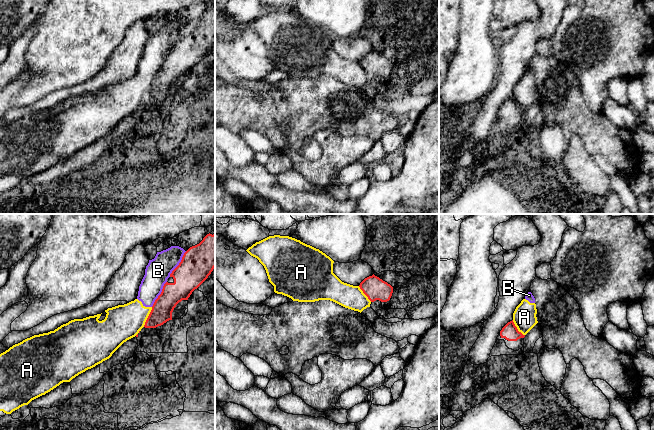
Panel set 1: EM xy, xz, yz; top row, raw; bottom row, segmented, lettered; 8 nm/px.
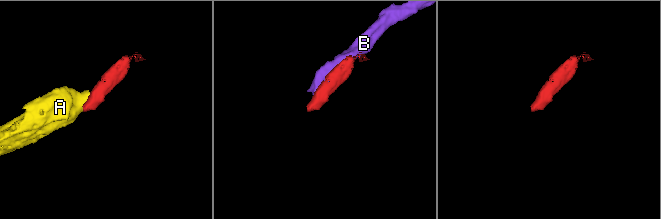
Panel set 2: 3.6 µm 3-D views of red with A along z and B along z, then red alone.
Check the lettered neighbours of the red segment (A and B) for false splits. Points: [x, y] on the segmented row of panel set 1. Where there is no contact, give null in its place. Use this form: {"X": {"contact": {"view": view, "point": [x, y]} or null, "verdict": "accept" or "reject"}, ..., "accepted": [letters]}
{"A": {"contact": {"view": "xy", "point": [148, 317]}, "verdict": "reject"}, "B": {"contact": {"view": "xy", "point": [179, 264]}, "verdict": "reject"}, "accepted": []}

